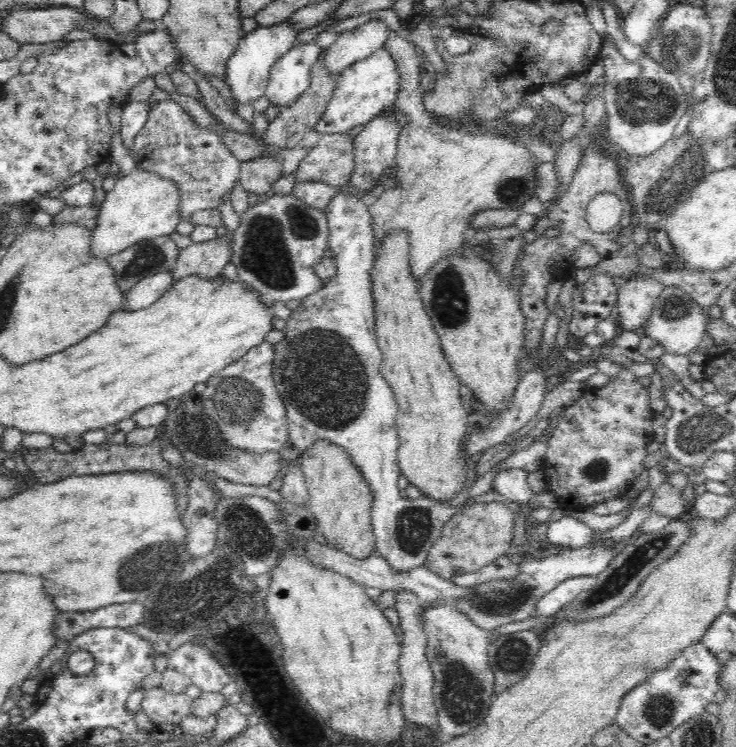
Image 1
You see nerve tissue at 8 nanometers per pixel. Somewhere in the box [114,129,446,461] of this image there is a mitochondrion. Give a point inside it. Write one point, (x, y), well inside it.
(322, 372)

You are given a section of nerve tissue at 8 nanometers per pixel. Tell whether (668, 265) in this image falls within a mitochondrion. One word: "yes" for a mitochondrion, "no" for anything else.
no

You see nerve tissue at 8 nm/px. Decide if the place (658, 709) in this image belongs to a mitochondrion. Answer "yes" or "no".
yes

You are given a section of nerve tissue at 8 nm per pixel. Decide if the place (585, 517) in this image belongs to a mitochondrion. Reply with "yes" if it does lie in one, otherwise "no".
no

